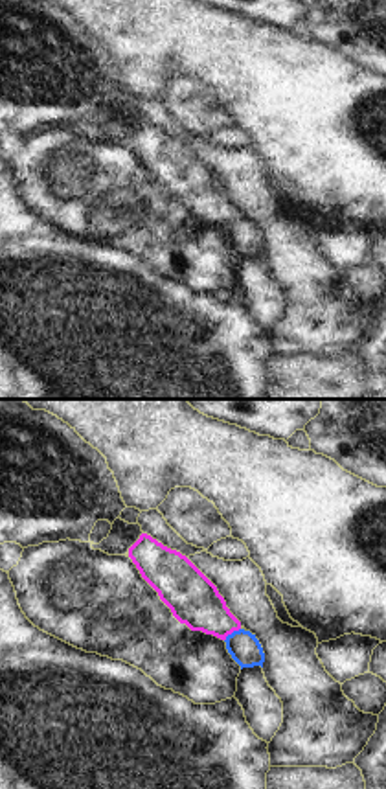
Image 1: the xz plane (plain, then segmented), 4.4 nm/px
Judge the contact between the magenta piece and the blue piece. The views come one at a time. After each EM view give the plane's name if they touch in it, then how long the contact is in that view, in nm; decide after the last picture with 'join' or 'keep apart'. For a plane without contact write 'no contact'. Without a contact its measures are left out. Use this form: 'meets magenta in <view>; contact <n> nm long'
meets magenta in xz; contact 90 nm long

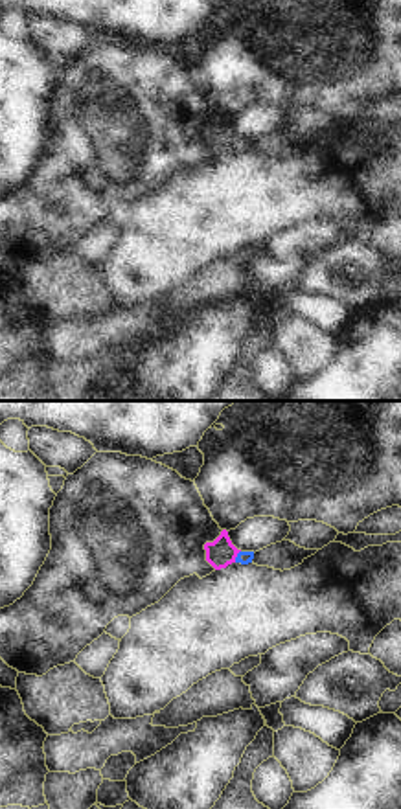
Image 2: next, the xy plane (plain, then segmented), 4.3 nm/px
meets magenta in xy; contact 60 nm long

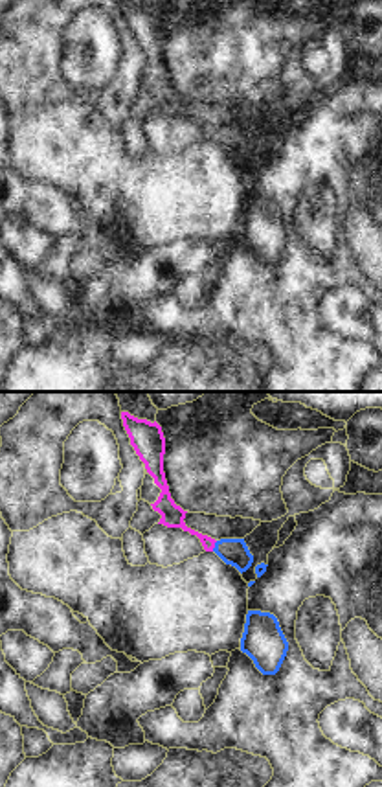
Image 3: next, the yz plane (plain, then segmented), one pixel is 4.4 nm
meets magenta in yz; contact 50 nm long

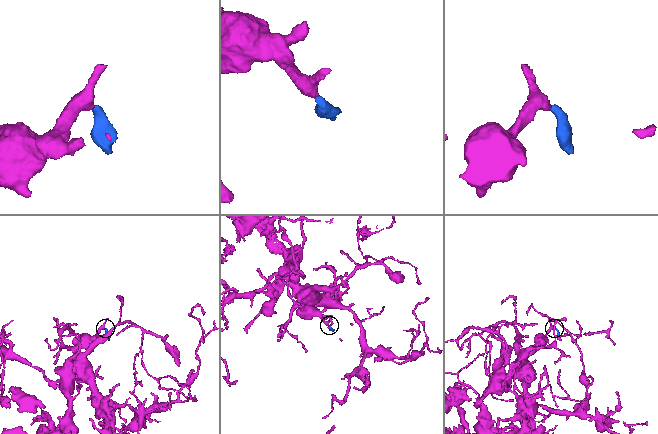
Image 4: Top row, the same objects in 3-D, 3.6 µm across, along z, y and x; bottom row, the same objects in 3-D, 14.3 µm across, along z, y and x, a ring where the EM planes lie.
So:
join

